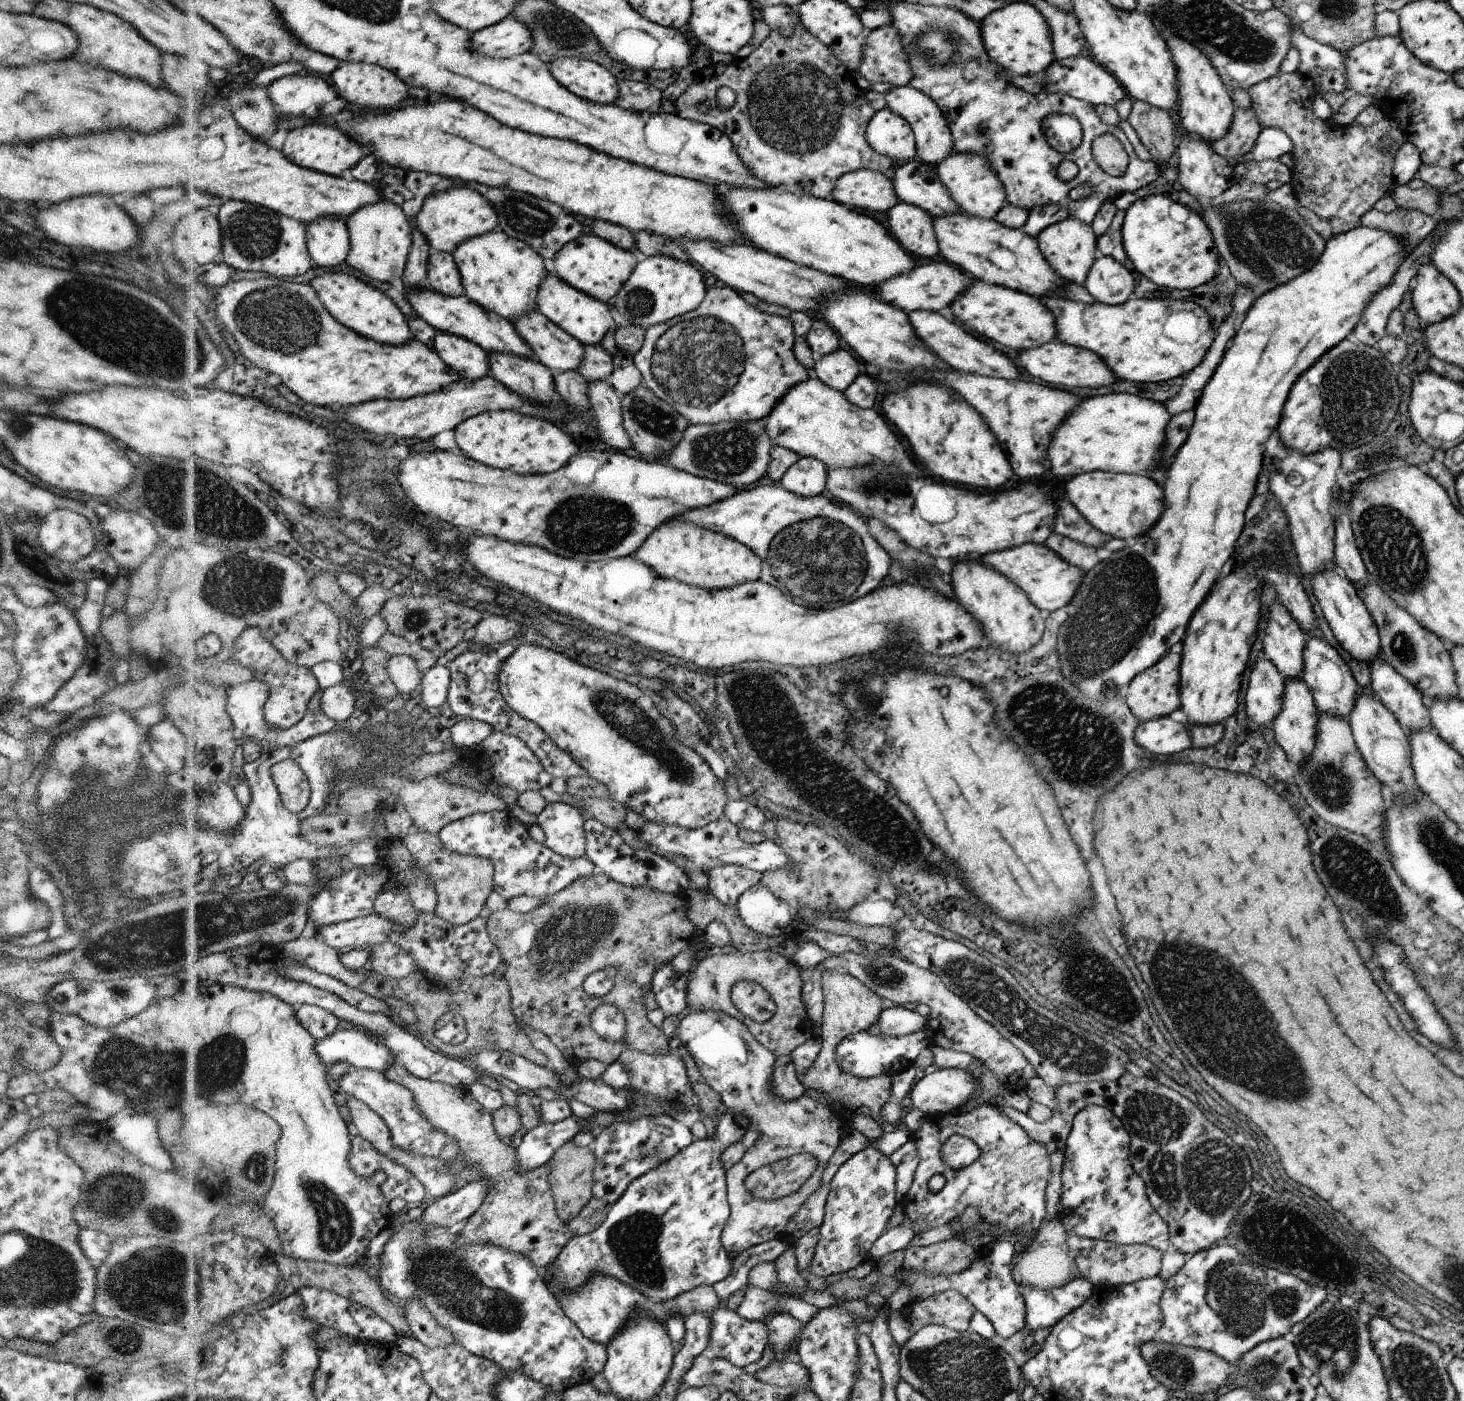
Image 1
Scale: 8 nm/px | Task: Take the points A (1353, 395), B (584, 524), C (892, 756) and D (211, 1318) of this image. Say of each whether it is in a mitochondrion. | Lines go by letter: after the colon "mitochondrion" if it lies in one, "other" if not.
A: mitochondrion
B: mitochondrion
C: other
D: other

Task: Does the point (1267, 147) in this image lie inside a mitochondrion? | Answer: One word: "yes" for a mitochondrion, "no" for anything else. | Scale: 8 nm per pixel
no

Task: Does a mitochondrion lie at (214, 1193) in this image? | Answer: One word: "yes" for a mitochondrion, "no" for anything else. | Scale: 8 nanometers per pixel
no

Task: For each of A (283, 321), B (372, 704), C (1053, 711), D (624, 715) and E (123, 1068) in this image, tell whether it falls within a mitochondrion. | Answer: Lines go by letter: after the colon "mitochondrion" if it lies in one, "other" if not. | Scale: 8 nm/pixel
A: mitochondrion
B: other
C: mitochondrion
D: mitochondrion
E: mitochondrion

